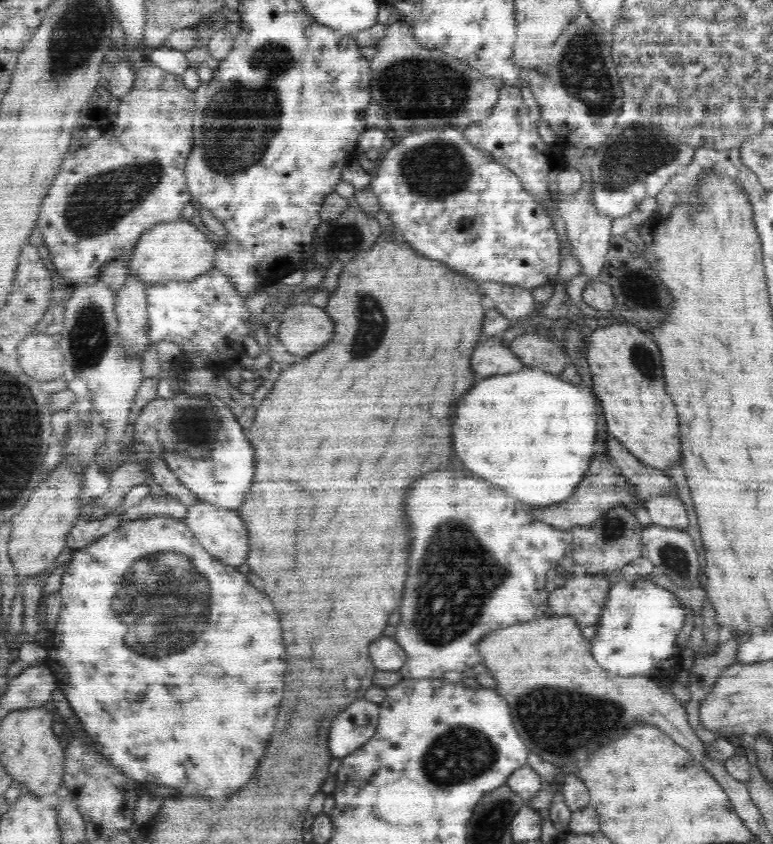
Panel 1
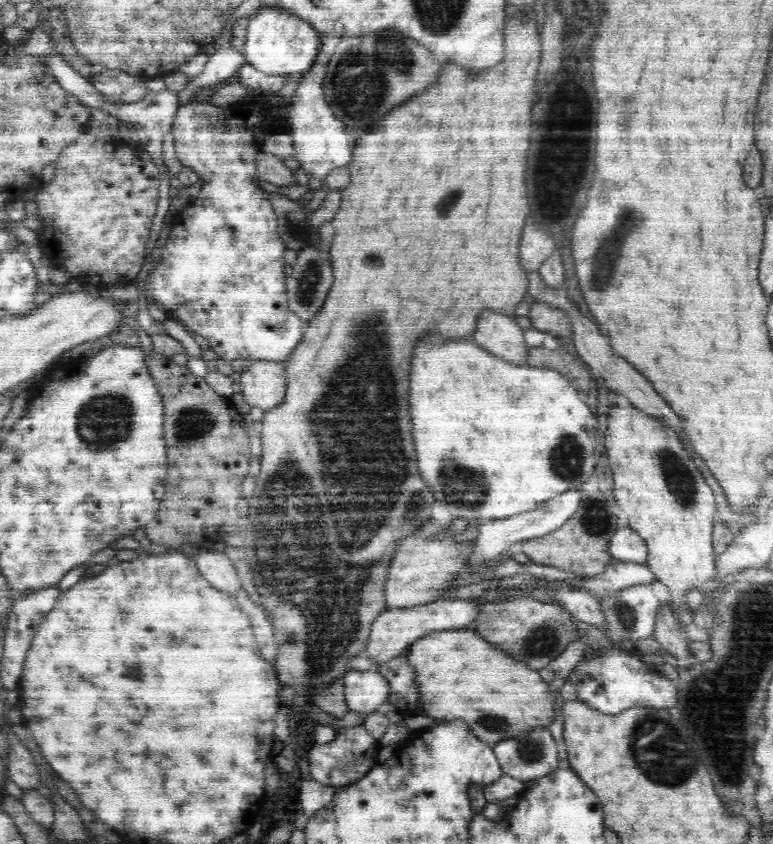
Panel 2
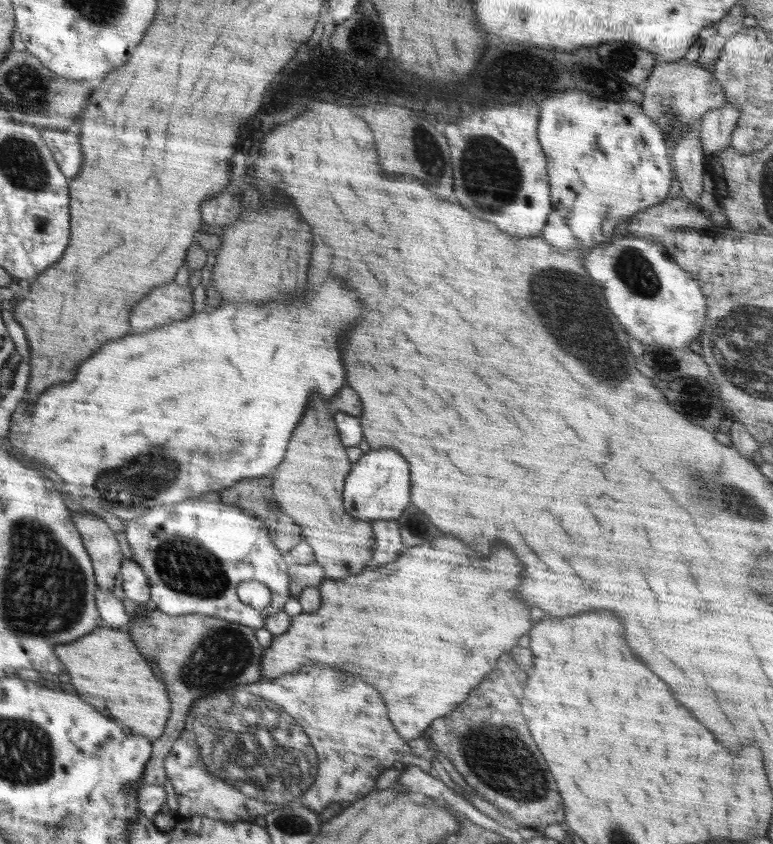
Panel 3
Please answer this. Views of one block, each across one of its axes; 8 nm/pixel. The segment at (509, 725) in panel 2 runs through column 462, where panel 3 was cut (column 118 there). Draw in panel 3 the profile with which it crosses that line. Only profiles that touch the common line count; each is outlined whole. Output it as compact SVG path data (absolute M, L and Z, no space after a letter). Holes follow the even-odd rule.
M100 628L100 632L92 632L92 636L84 636L84 640L76 640L76 644L60 644L56 646L58 661L64 666L70 676L70 684L78 690L88 704L92 704L100 714L112 716L119 720L123 726L128 727L132 734L147 736L153 742L164 733L171 706L168 693L164 690L164 684L158 682L152 674L150 664L140 656L138 644L130 640L131 635L125 628Z

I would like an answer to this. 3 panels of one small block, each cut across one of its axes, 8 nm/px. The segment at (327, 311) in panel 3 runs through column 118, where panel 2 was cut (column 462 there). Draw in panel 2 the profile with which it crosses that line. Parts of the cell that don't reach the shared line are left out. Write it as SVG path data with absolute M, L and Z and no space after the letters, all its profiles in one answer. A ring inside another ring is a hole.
M450 340L450 344L422 344L422 348L418 348L418 356L414 356L414 364L410 370L410 416L414 424L412 434L414 434L416 454L418 454L418 468L422 468L422 476L436 493L438 502L446 504L454 518L466 518L476 522L483 519L510 518L536 510L550 499L566 491L578 490L586 484L596 466L596 426L598 424L596 415L588 406L584 396L572 387L571 380L566 376L560 376L556 370L506 364L505 360L491 355L470 340Z

